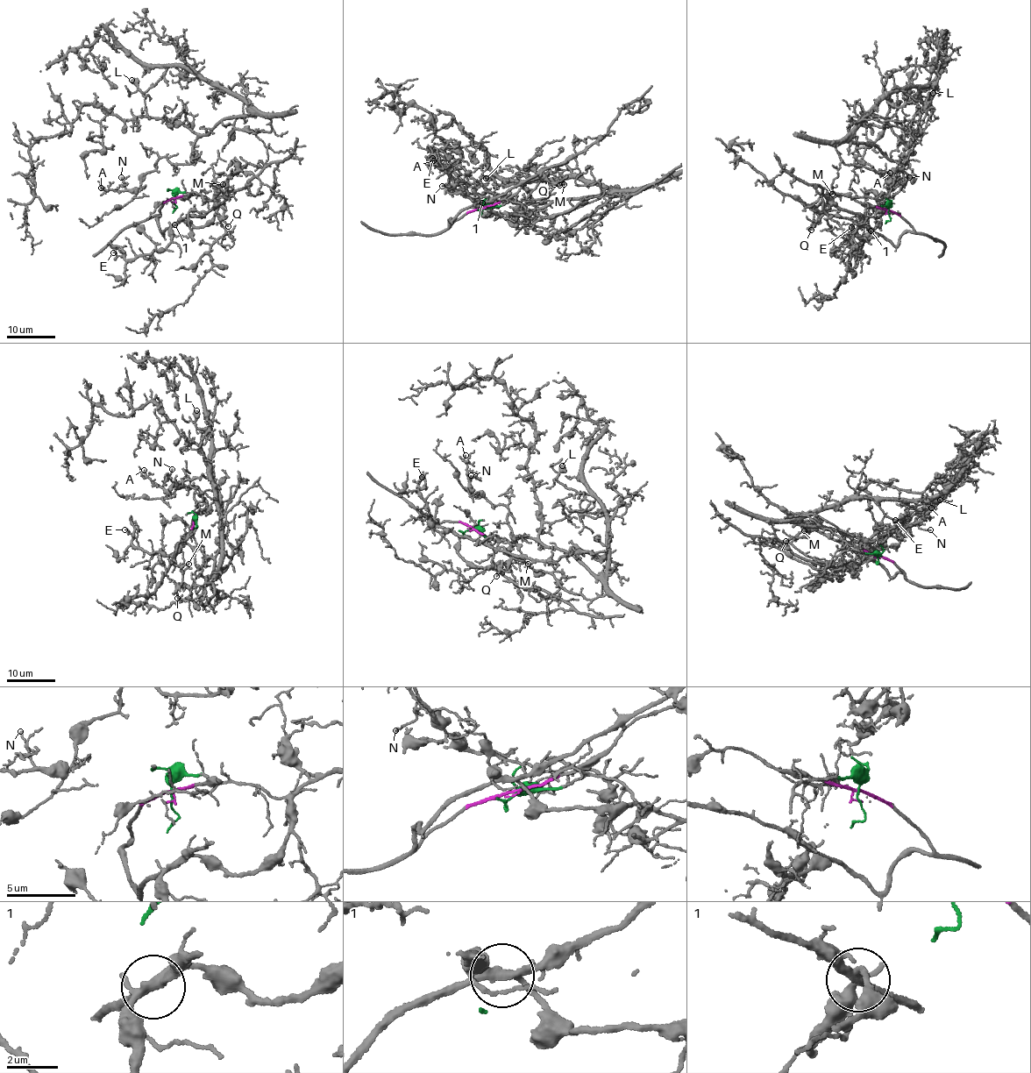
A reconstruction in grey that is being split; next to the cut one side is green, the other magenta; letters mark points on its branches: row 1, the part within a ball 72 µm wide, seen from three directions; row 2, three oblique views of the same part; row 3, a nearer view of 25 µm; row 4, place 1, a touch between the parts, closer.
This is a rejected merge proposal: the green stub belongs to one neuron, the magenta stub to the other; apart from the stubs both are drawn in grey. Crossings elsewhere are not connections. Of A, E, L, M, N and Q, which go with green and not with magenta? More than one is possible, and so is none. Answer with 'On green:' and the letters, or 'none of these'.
On green: A, E, L, N

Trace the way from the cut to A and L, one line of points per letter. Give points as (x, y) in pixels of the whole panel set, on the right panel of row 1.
A: (888, 211), (863, 218), (907, 174), (849, 166), (836, 148), (871, 143), (901, 167), (892, 189), (891, 173)
L: (888, 211), (863, 218), (907, 174), (849, 166), (836, 148), (895, 91), (913, 86), (925, 107), (934, 93)

